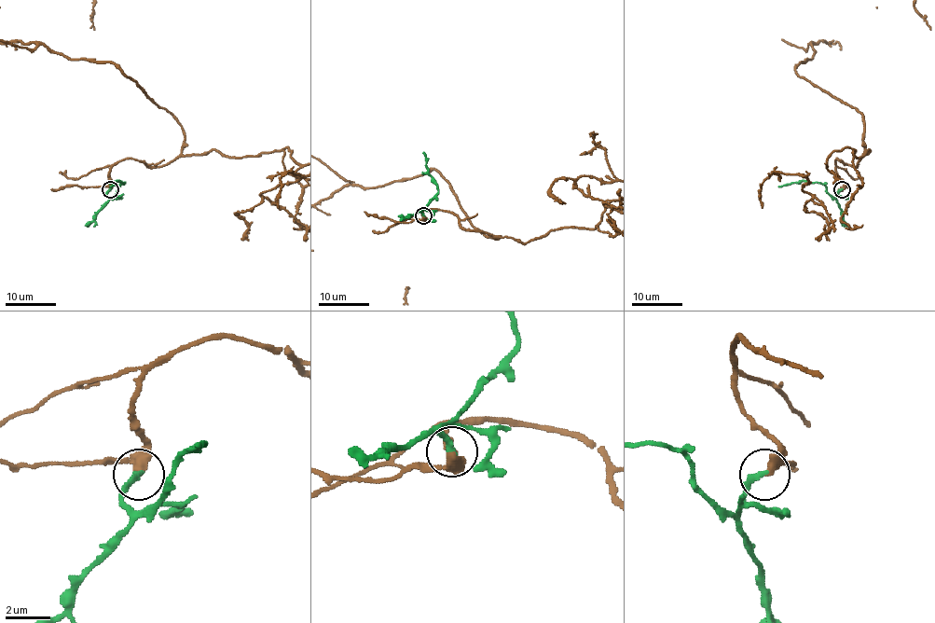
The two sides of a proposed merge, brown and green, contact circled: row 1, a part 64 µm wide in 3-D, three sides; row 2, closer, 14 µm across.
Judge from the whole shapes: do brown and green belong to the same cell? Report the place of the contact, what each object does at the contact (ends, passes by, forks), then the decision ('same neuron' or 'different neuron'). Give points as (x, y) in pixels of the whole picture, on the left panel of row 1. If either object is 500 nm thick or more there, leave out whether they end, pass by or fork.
(110, 189) | brown passes by | green ends | same neuron

